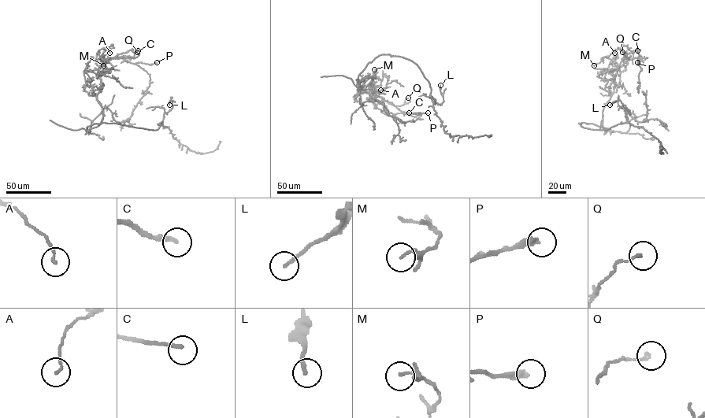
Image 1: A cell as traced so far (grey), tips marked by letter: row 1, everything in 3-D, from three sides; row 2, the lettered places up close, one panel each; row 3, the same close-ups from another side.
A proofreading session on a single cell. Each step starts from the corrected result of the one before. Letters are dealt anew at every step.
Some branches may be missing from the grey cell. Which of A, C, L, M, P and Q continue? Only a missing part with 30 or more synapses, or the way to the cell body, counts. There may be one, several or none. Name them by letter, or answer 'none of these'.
none of these

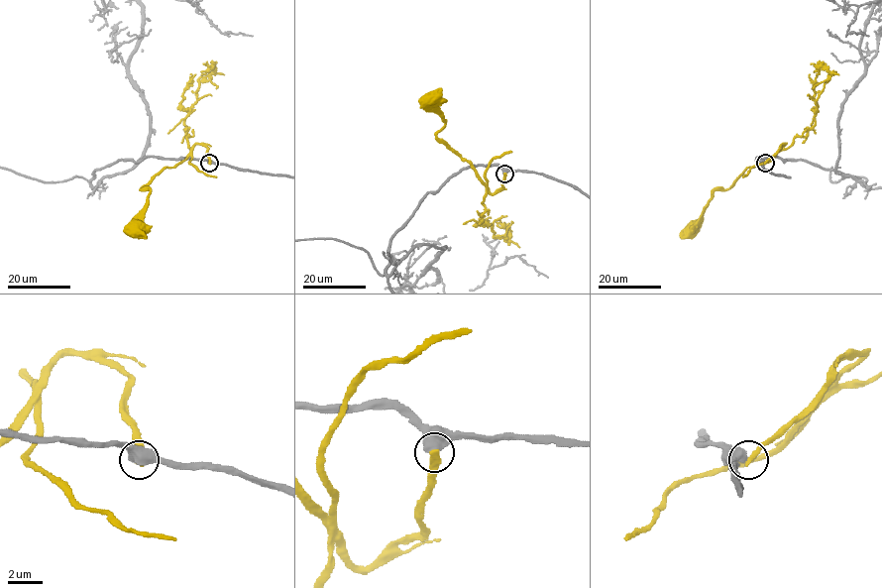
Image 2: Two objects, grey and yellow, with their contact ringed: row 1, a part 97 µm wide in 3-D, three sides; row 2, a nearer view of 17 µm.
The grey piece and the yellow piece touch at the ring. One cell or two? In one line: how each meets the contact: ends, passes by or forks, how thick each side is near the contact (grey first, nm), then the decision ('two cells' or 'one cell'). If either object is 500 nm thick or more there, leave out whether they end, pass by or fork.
700 nm thick on the grey side, 400 nm on the other; two cells

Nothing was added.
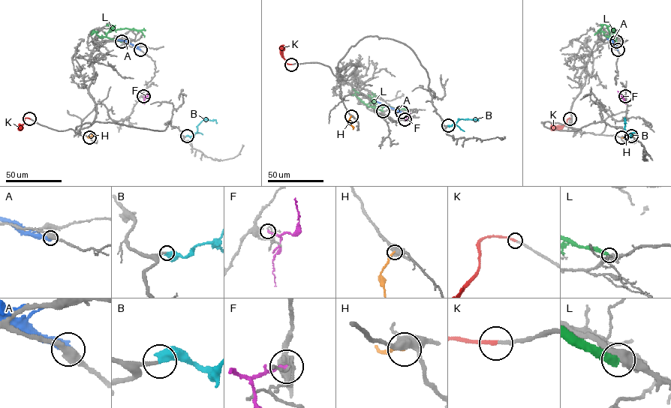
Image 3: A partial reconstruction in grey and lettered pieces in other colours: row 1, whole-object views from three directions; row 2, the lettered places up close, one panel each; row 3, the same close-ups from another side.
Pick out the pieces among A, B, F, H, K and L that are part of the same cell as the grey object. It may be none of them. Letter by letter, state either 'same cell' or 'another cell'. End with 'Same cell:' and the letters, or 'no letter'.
A: another cell
B: same cell
F: another cell
H: another cell
K: same cell
L: another cell
Same cell: B, K

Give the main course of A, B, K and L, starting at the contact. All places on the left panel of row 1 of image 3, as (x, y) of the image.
A: (139, 49), (124, 40), (115, 38)
B: (187, 136), (193, 136), (197, 132), (197, 125), (203, 120), (215, 120), (216, 123)
K: (29, 118), (25, 118), (20, 130)
L: (121, 42), (108, 37), (106, 34), (127, 28), (140, 31), (144, 37)

